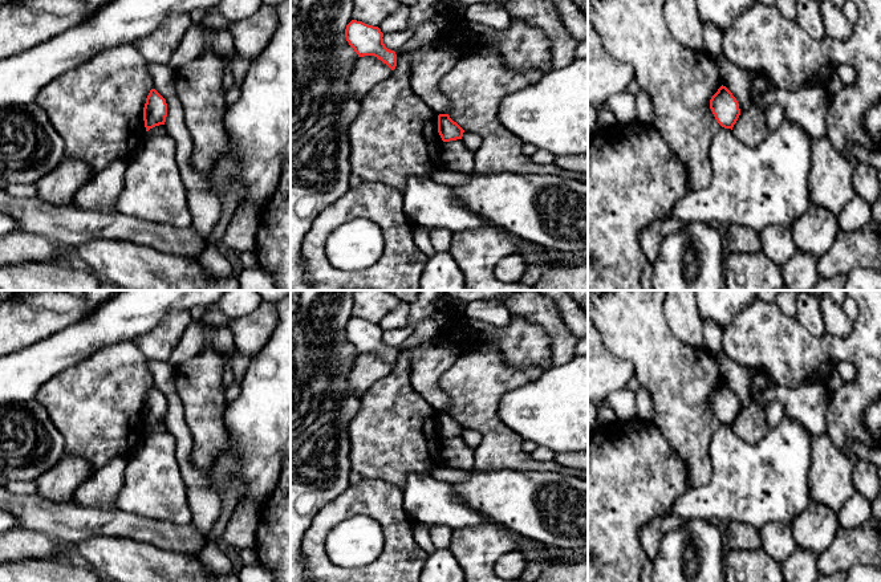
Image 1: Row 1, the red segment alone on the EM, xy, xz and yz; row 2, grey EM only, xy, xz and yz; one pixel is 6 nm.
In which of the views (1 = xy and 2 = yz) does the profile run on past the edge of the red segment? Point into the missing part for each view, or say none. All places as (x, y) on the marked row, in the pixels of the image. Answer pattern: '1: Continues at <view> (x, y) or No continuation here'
1: No continuation here
2: No continuation here

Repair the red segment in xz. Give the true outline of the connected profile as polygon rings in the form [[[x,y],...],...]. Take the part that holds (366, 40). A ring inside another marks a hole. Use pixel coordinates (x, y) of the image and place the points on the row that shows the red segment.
[[[352,20],[345,29],[345,37],[358,57],[374,56],[391,70],[397,66],[397,54],[383,44],[383,33],[378,27]]]

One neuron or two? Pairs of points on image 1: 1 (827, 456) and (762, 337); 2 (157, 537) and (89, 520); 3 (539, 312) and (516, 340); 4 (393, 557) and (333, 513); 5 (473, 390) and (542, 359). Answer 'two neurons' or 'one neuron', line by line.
1: two neurons
2: one neuron
3: two neurons
4: one neuron
5: two neurons

